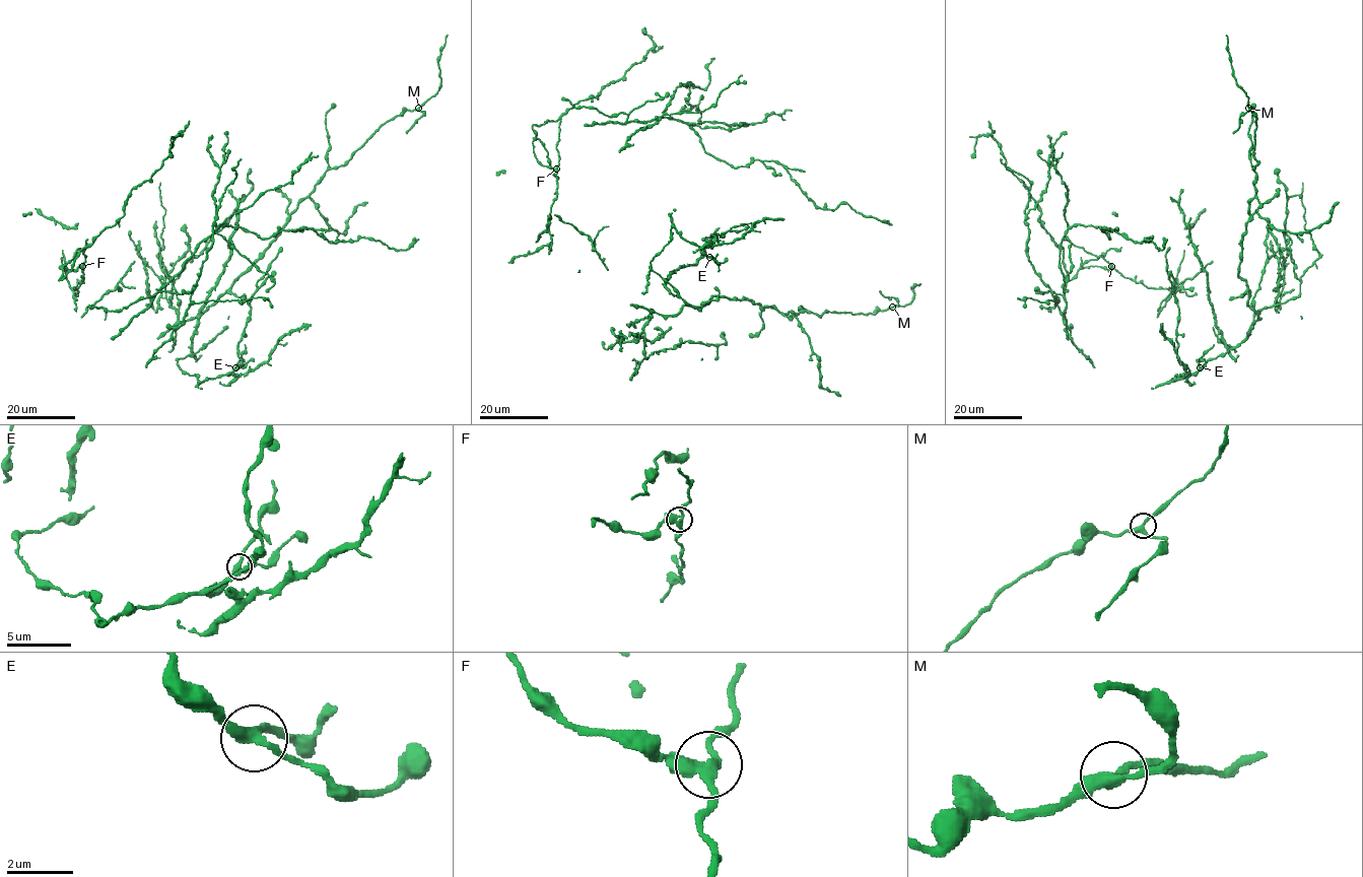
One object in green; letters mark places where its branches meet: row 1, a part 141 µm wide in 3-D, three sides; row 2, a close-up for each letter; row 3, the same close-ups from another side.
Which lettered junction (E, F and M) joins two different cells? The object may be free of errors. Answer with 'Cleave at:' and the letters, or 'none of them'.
Cleave at: F

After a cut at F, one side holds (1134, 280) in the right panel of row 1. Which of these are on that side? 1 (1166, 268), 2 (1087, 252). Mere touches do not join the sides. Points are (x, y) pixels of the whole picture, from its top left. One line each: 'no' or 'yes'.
1: no
2: yes

